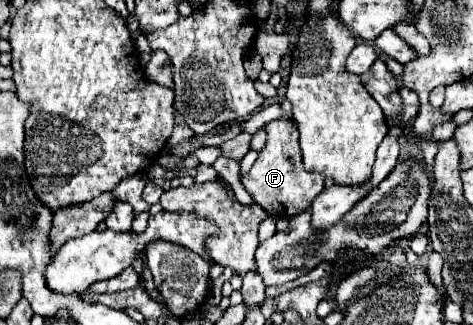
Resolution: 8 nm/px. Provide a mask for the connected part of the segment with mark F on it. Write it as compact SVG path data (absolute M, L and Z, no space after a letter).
M280 116L278 120L264 126L268 140L262 148L254 166L242 176L242 184L256 204L264 206L274 218L292 218L292 214L300 214L300 210L310 208L312 198L324 190L324 176L306 172L302 166L302 152L298 144L298 130L288 116Z

